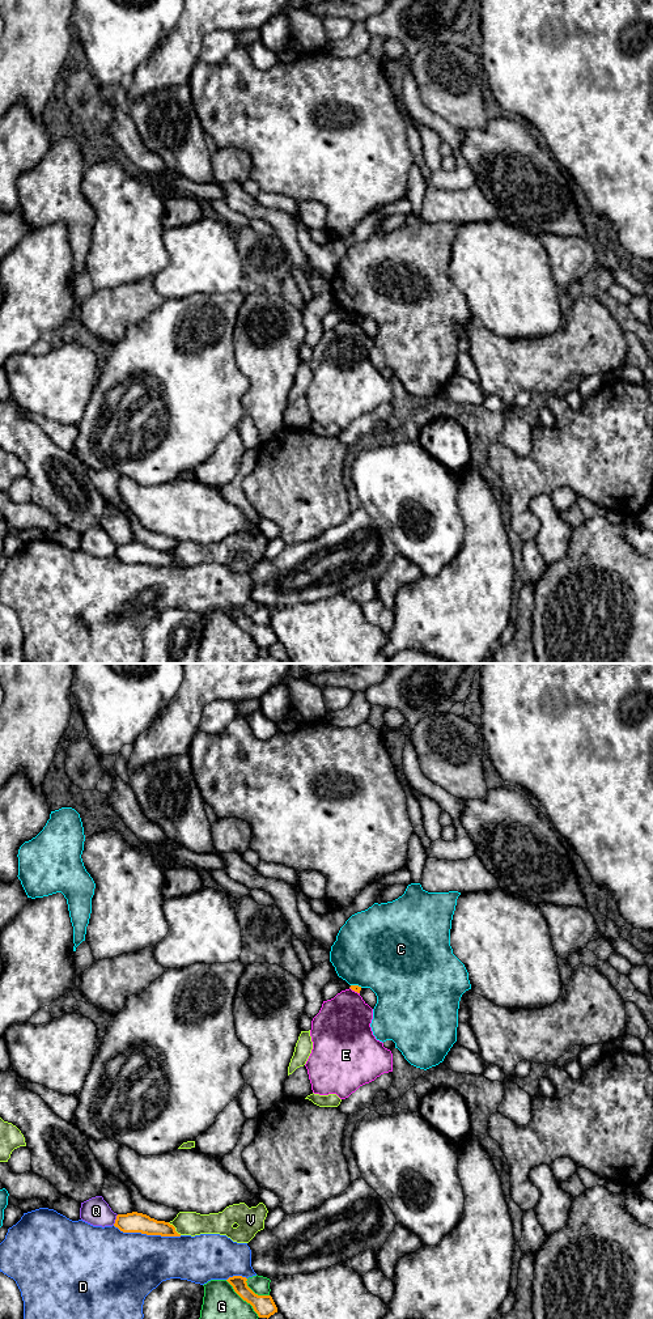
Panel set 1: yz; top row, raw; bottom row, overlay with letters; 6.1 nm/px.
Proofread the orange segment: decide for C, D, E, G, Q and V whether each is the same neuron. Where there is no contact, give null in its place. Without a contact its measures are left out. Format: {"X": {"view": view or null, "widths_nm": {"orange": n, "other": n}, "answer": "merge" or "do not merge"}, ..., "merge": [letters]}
{"C": {"view": "yz", "widths_nm": {"orange": 50, "other": 480}, "answer": "do not merge"}, "D": {"view": "yz", "widths_nm": {"orange": 130, "other": 440}, "answer": "do not merge"}, "E": {"view": "yz", "widths_nm": {"orange": 50, "other": 360}, "answer": "do not merge"}, "G": {"view": "yz", "widths_nm": {"orange": 130, "other": 340}, "answer": "do not merge"}, "Q": {"view": "yz", "widths_nm": {"orange": 130, "other": 170}, "answer": "do not merge"}, "V": {"view": "yz", "widths_nm": {"orange": 130, "other": 150}, "answer": "do not merge"}, "merge": []}

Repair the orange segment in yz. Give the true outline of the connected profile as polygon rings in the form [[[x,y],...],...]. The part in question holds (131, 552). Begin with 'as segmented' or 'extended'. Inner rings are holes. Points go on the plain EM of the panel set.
as segmented | [[[132,542],[127,544],[118,544],[115,554],[123,563],[141,563],[147,565],[161,565],[161,567],[181,567],[175,561],[175,557],[165,551],[157,551],[147,544]]]

